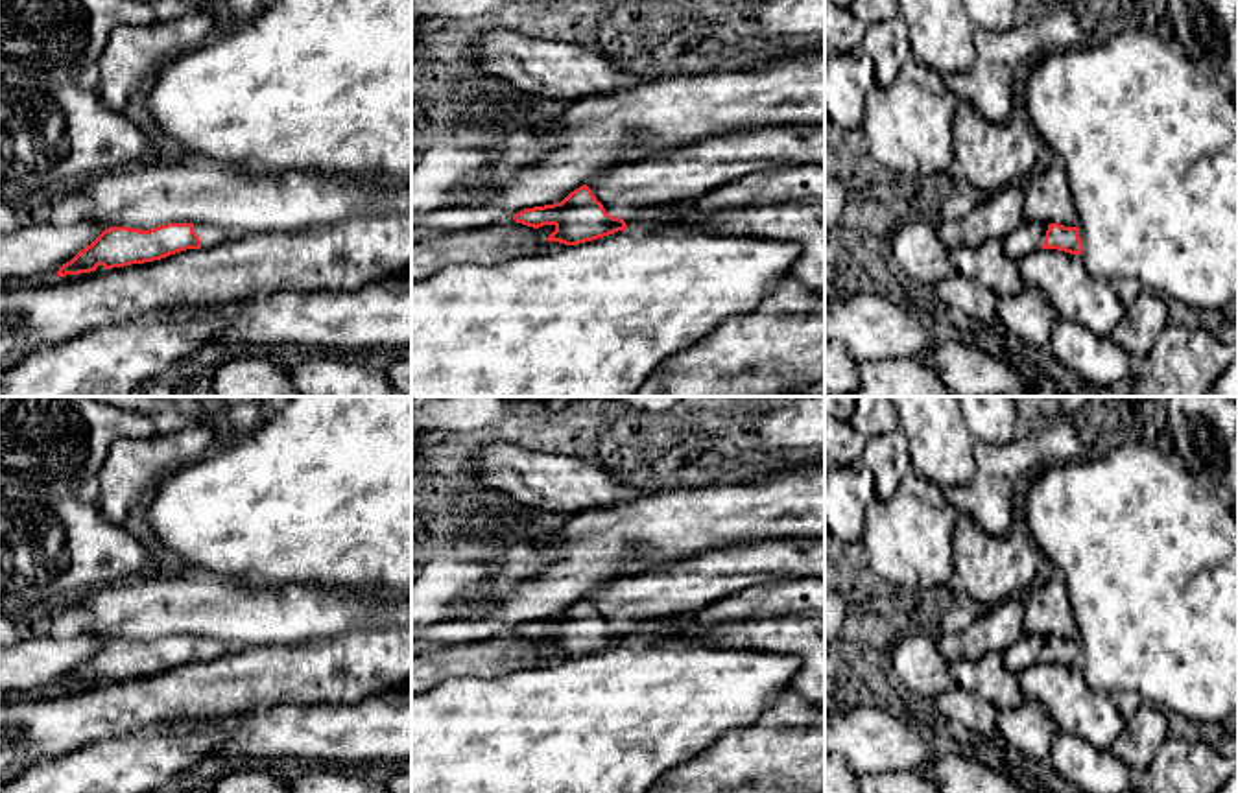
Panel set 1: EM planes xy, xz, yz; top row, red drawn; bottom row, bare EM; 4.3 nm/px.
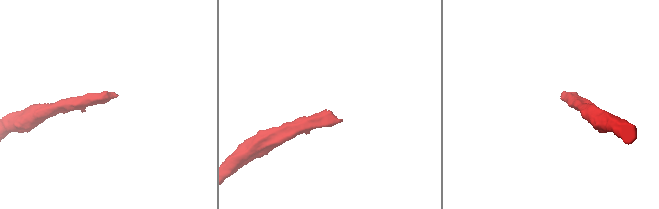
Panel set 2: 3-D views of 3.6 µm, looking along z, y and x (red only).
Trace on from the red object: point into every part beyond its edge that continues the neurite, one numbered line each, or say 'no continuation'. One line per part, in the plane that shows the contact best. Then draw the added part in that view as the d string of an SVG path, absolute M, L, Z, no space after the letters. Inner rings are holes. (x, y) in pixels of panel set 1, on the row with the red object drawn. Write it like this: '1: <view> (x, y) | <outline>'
1: xz (683, 174) | M777 124L708 136L696 144L613 166L587 186L605 212L629 227L644 207L694 201L744 179L792 166L825 166L825 124Z

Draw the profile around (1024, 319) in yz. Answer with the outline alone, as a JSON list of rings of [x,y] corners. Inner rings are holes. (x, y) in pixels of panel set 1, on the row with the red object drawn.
[[[1035,290],[998,297],[994,304],[996,326],[1002,336],[1028,354],[1048,345],[1055,319],[1053,306]]]

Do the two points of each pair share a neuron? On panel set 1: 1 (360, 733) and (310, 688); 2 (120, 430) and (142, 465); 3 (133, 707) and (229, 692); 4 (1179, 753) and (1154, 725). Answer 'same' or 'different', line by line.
1: different
2: different
3: same
4: different

